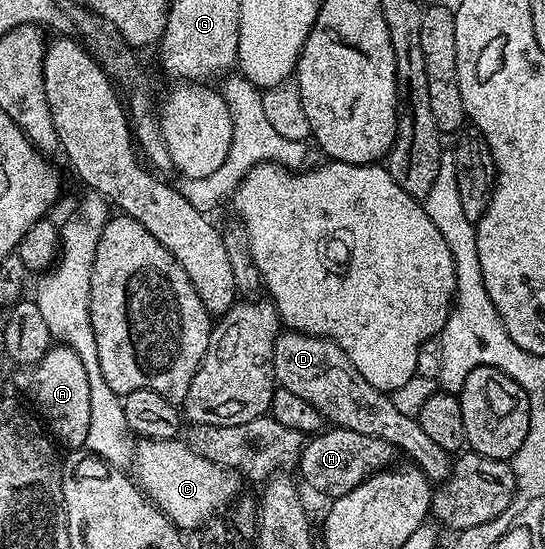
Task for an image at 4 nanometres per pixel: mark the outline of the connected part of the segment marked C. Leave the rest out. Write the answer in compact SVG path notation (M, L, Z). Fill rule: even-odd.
M139 438L132 447L132 478L143 495L158 510L169 517L170 522L183 532L201 529L219 513L231 506L239 494L237 471L219 467L208 457L196 453L189 443L181 438L144 439Z

